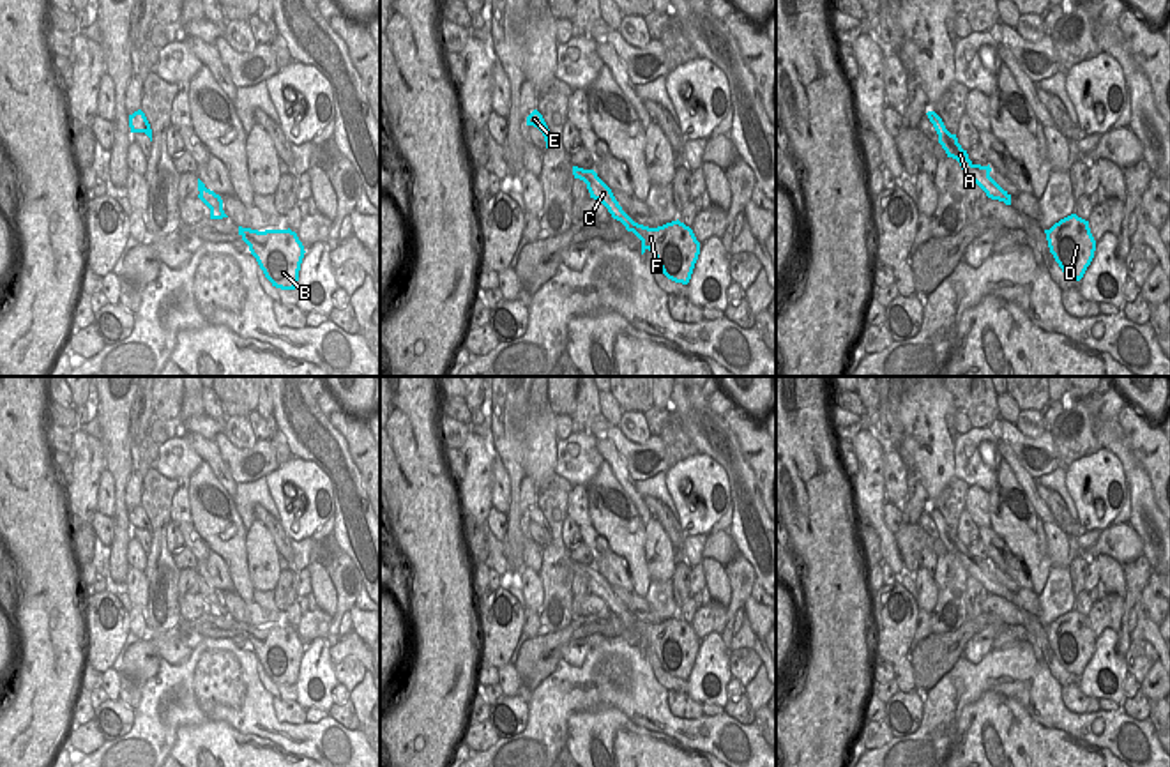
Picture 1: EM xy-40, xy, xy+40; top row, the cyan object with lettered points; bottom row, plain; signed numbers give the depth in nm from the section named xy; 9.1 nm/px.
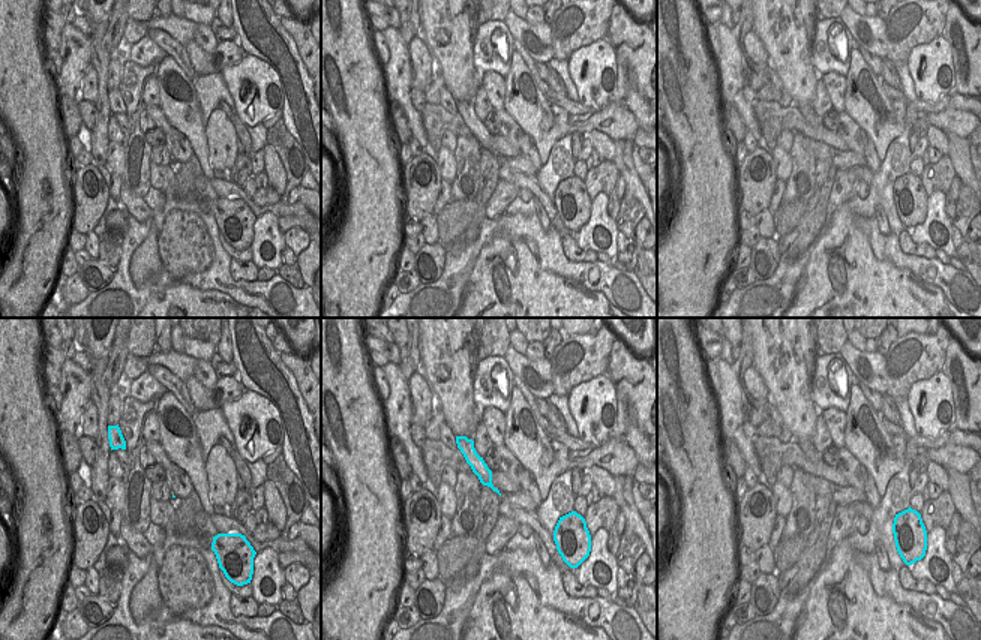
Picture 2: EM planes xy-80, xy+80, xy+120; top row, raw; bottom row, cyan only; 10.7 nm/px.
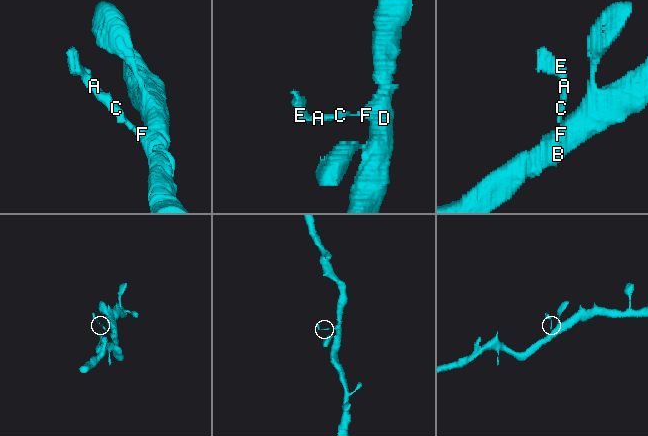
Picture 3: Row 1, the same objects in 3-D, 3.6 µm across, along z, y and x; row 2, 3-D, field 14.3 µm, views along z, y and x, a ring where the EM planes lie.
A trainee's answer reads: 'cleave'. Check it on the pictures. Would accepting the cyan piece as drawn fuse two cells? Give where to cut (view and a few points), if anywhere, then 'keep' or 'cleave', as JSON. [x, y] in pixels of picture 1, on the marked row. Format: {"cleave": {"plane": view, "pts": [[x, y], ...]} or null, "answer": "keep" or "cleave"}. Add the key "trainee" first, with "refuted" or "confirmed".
{"trainee": "confirmed", "cleave": {"plane": "xy", "pts": [[638, 225], [633, 232]]}, "answer": "cleave"}

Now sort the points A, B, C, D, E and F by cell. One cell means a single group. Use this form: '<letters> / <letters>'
A C E / B D F

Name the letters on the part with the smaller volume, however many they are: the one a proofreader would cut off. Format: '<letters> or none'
A, C, E

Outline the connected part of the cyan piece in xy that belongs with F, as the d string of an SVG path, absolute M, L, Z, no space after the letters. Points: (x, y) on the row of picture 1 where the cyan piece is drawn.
M677 219L657 228L638 224L633 233L642 240L642 254L652 251L668 279L689 283L700 254L700 242L689 226Z

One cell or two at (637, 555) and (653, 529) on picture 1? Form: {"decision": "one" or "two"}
{"decision": "two"}

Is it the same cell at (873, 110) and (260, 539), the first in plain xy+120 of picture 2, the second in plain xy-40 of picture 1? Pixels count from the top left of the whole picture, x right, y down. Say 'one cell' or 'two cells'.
two cells

